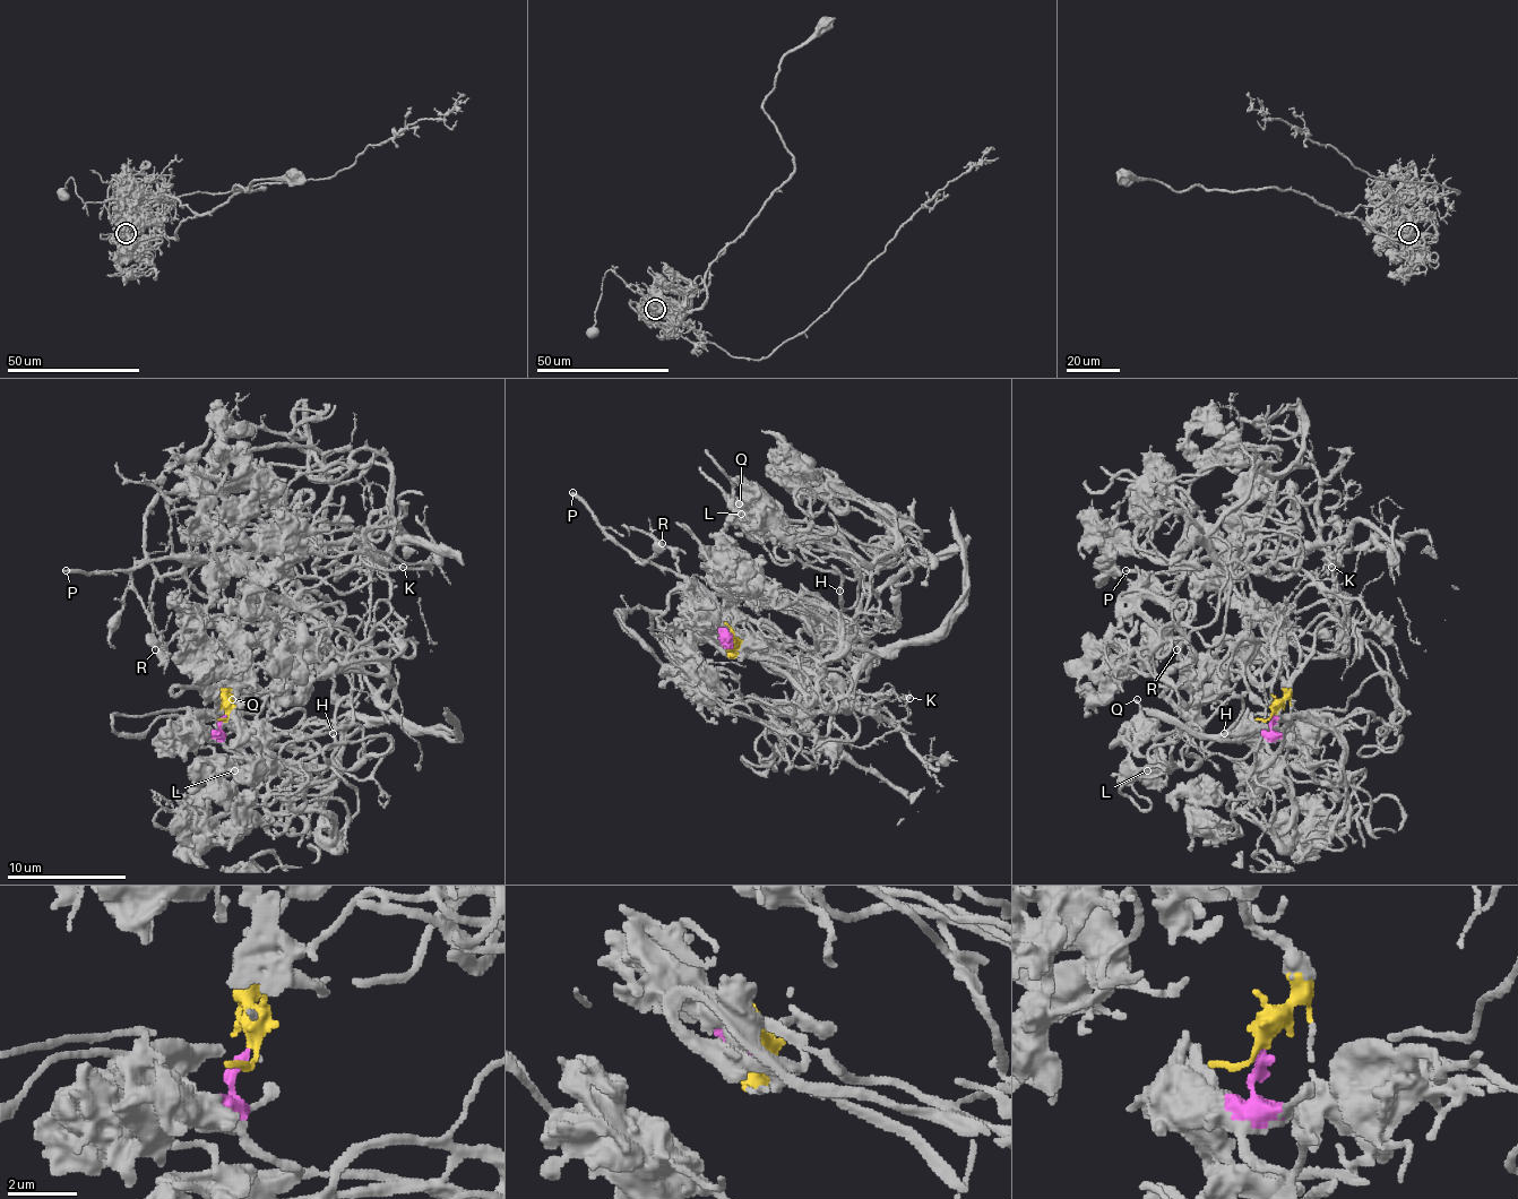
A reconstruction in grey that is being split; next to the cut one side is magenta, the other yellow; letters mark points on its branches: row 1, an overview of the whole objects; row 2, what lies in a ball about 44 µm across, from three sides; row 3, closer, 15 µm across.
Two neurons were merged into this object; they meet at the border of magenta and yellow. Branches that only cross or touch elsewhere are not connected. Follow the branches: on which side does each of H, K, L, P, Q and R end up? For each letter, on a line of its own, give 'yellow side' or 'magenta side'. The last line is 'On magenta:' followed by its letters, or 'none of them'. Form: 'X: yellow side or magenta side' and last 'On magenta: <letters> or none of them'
H: magenta side
K: yellow side
L: magenta side
P: yellow side
Q: magenta side
R: yellow side
On magenta: H, L, Q

